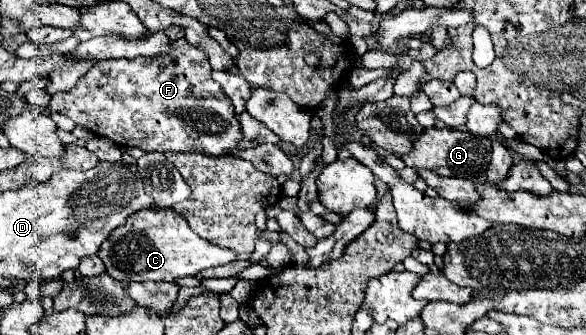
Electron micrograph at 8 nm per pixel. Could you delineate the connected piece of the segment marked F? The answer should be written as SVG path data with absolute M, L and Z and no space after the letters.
M184 39L170 41L170 51L156 57L136 59L106 59L96 63L74 89L56 93L48 109L70 117L76 125L92 131L94 135L108 137L120 147L138 147L142 151L198 151L220 157L238 149L242 141L240 121L228 101L228 95L212 81L212 67L208 55Z

